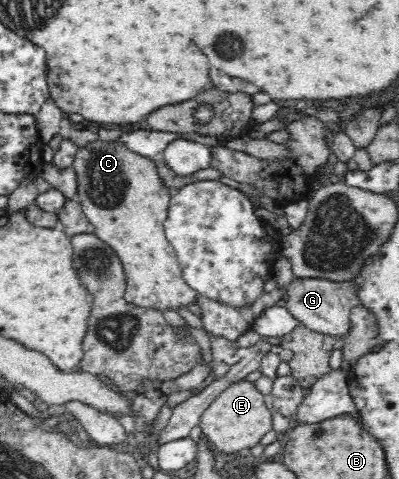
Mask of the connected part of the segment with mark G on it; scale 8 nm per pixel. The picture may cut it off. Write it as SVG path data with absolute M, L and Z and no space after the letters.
M294 277L285 287L285 307L298 319L299 324L309 330L312 337L318 338L327 334L342 339L349 334L351 310L359 304L356 285L352 281L334 282L319 278Z

